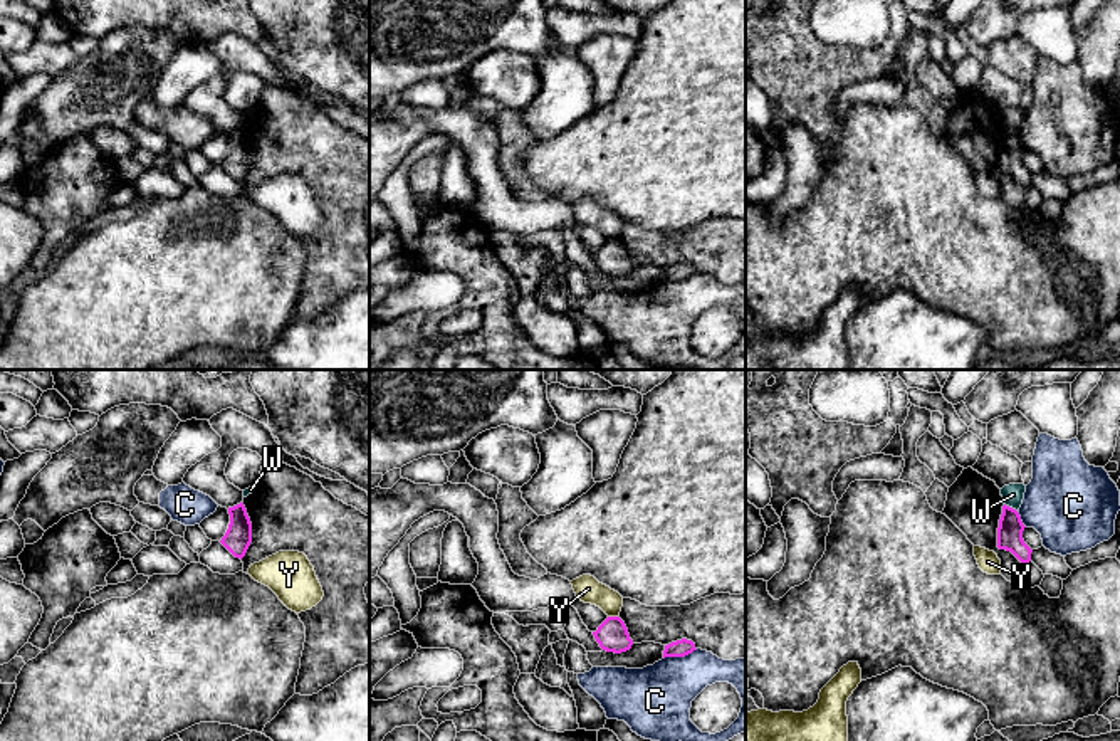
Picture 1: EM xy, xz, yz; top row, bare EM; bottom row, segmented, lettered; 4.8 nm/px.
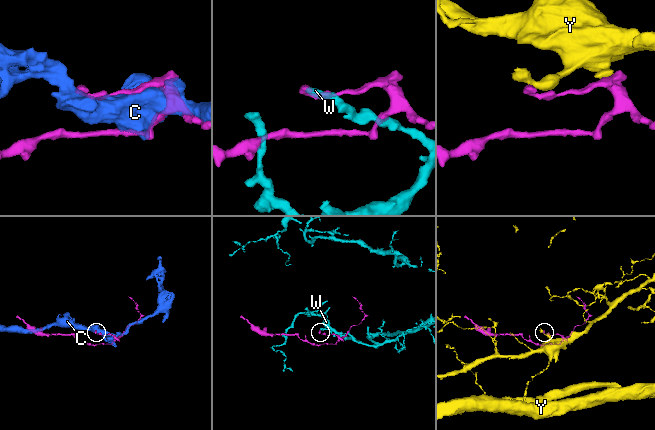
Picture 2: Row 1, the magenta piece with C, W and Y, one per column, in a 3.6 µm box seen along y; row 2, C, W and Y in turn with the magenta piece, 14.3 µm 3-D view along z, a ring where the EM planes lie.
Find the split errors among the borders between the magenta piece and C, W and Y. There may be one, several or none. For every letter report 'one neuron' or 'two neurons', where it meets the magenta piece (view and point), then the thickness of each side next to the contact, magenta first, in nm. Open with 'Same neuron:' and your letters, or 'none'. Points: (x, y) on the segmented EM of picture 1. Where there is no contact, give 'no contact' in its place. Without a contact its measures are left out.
Same neuron: none
C: two neurons | xz (680, 656) | 80/340 nm
W: two neurons | yz (1011, 508) | 130/110 nm
Y: two neurons | xz (613, 617) | 150/120 nm

